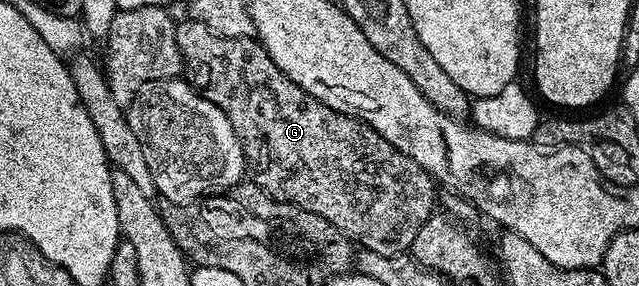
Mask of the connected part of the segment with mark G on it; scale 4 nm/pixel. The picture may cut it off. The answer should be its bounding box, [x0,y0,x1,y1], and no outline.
[177,20,435,255]

